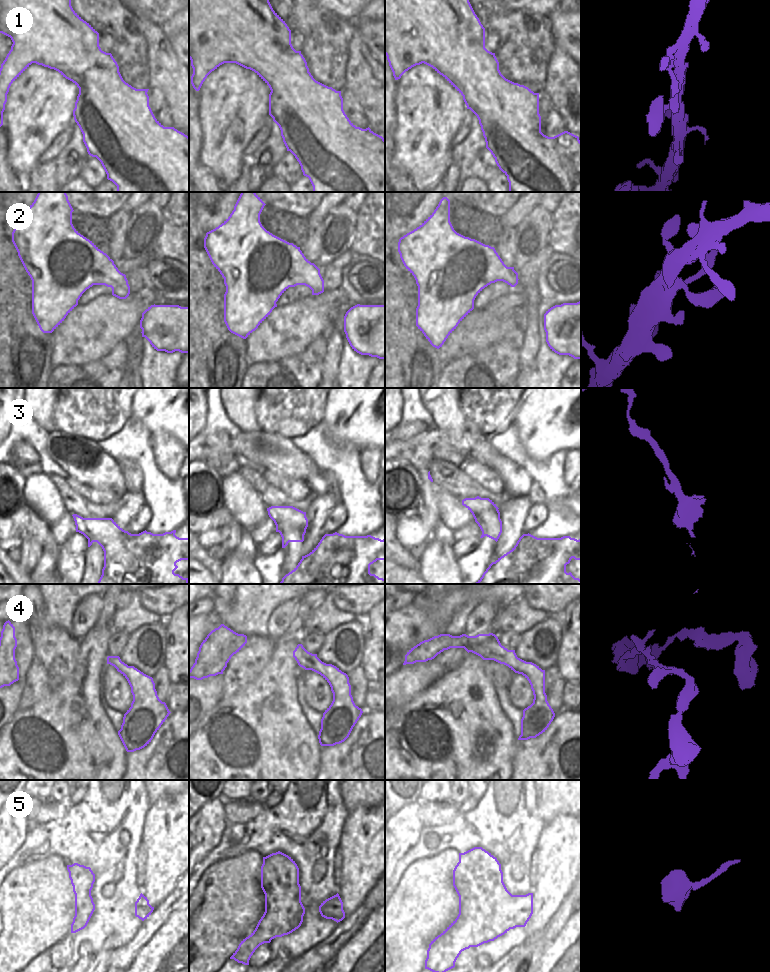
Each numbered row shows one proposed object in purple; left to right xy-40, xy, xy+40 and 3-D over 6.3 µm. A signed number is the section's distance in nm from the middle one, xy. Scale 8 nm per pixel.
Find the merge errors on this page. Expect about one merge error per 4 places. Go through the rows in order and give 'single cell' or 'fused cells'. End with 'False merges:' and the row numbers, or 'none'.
1: single cell
2: single cell
3: single cell
4: single cell
5: single cell
False merges: none

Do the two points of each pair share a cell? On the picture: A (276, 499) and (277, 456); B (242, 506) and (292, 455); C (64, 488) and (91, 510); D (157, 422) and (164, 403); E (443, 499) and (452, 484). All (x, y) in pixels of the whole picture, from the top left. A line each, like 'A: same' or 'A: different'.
A: different
B: different
C: same
D: same
E: different

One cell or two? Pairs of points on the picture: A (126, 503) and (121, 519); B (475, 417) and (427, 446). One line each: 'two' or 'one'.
A: one
B: two

